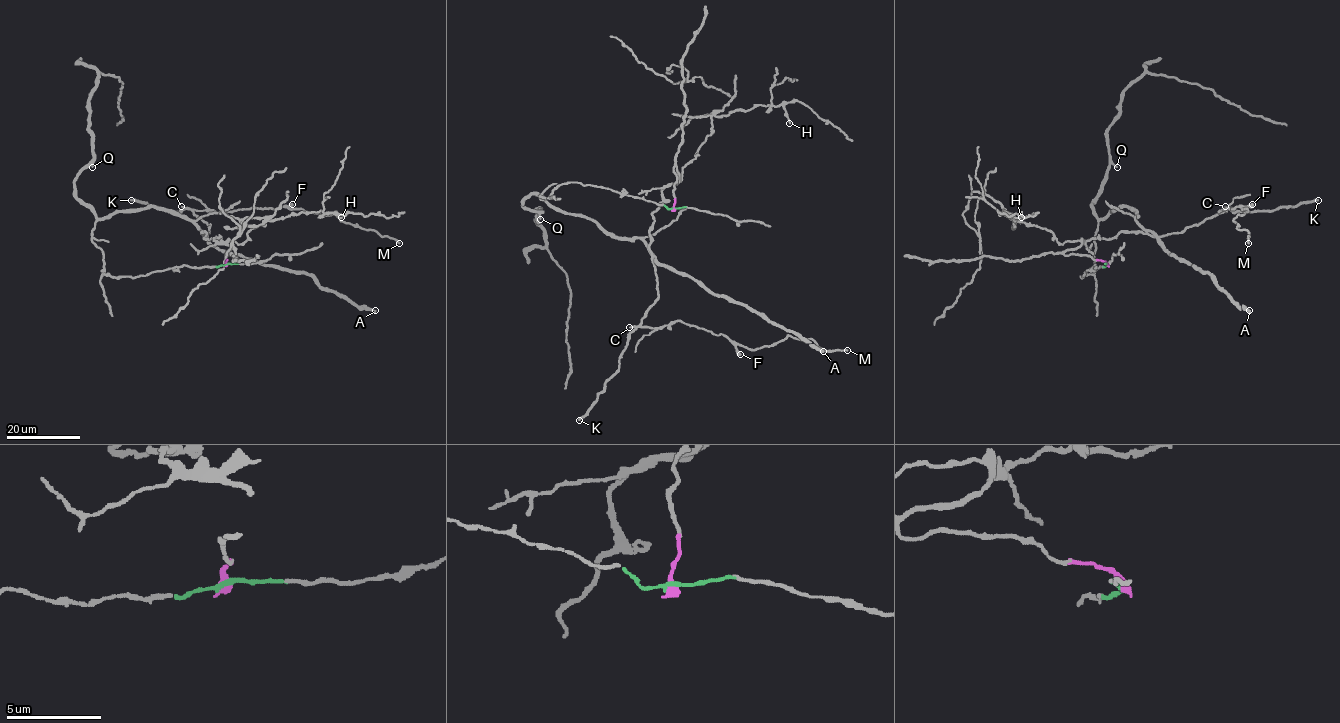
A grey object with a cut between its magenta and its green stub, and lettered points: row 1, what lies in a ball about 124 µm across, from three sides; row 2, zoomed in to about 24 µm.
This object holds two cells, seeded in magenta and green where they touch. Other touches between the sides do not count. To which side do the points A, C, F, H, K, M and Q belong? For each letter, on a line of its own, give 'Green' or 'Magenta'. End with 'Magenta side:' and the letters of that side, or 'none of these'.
A: Green
C: Magenta
F: Magenta
H: Magenta
K: Magenta
M: Magenta
Q: Green
Magenta side: C, F, H, K, M

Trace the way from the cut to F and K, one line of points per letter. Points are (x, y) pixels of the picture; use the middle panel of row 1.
F: (673, 209), (674, 166), (678, 181), (652, 215), (658, 299), (641, 326), (681, 320), (741, 354)
K: (673, 209), (674, 166), (678, 181), (661, 190), (649, 231), (658, 299), (629, 334), (619, 369), (578, 420)

